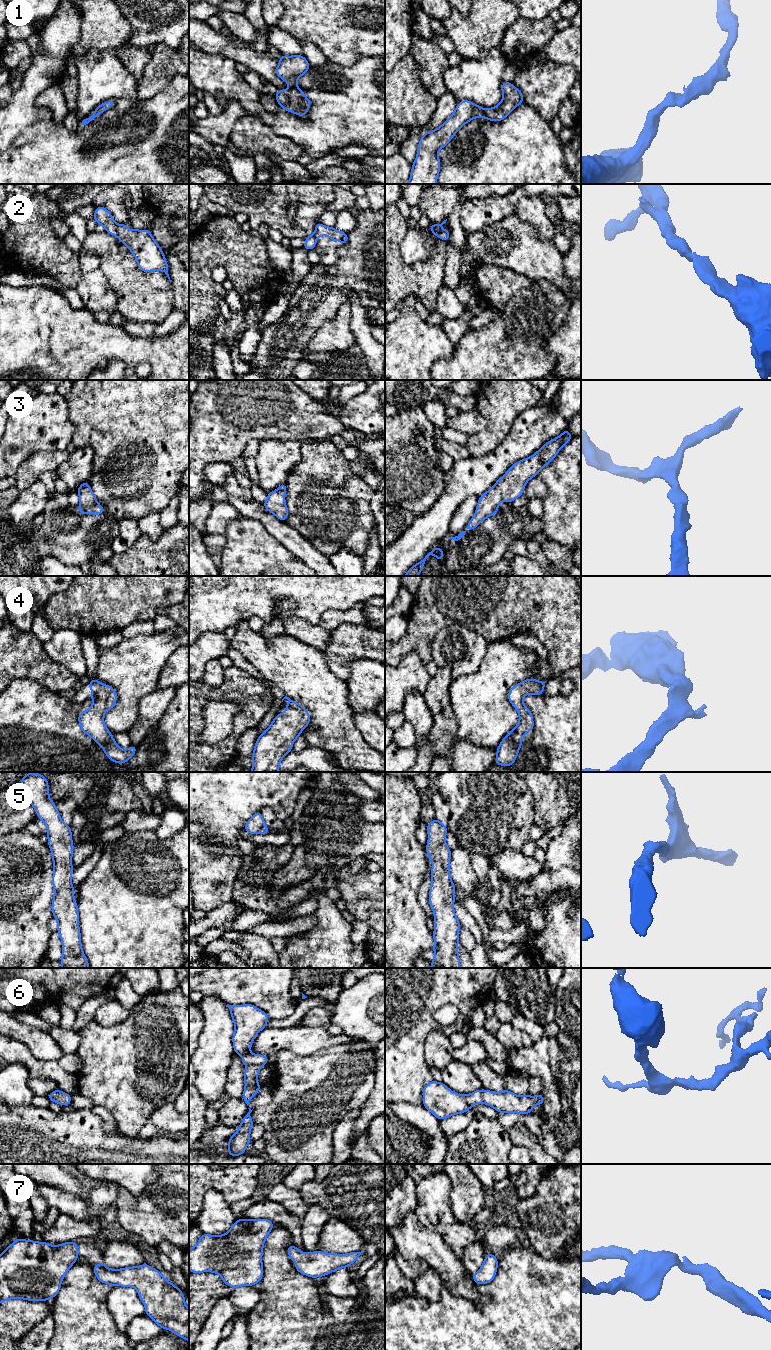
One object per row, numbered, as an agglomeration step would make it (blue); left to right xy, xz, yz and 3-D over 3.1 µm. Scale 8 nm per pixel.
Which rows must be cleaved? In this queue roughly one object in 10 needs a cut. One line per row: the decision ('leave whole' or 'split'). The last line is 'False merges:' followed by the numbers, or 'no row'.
1: leave whole
2: split
3: leave whole
4: leave whole
5: leave whole
6: leave whole
7: leave whole
False merges: 2

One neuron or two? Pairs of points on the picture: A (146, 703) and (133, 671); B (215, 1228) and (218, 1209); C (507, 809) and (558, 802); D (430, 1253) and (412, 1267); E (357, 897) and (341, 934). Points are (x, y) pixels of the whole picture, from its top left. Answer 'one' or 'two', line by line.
A: two
B: one
C: two
D: two
E: two

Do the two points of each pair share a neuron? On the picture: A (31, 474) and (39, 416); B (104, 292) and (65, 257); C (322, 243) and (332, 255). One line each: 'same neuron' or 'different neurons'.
A: different neurons
B: different neurons
C: same neuron

